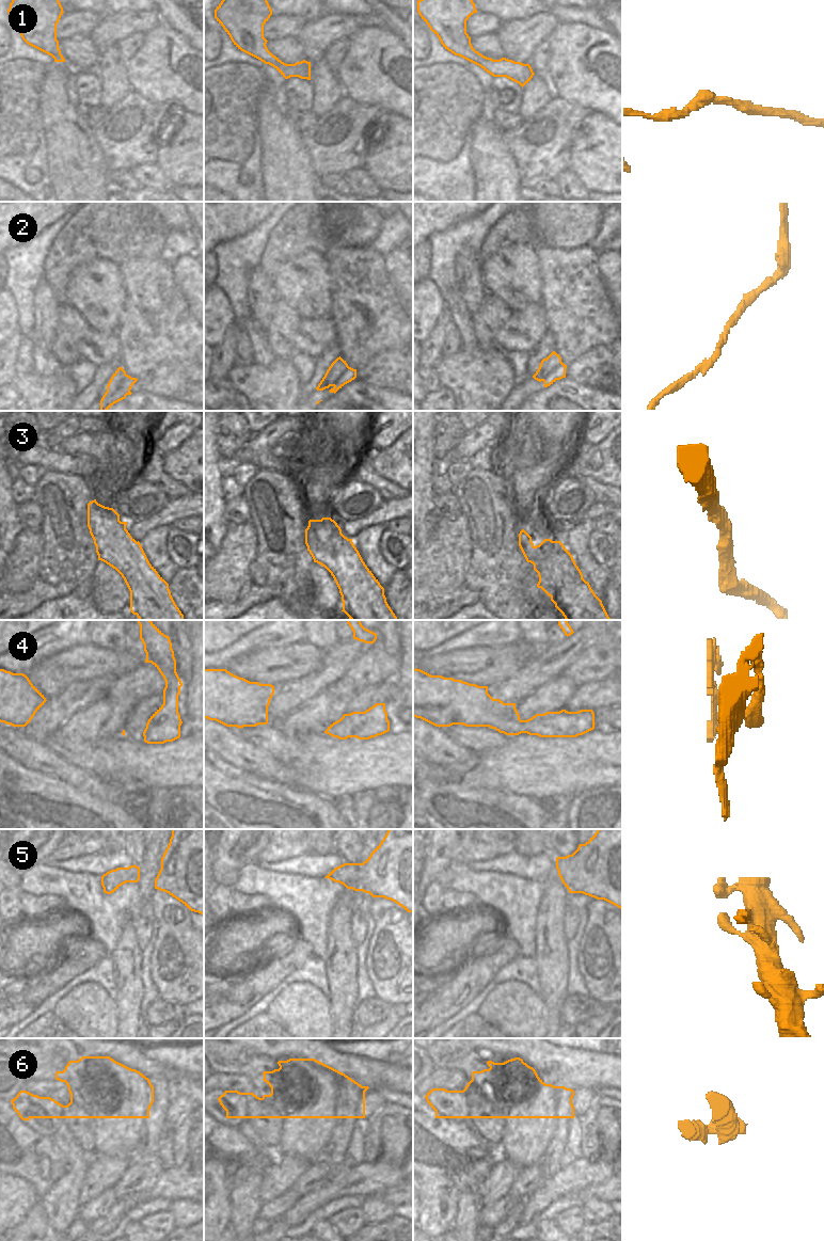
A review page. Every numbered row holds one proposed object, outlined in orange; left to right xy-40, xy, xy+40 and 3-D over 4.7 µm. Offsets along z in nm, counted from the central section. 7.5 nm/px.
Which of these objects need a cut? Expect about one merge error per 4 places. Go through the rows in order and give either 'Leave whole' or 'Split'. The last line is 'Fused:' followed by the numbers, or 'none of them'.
1: Leave whole
2: Leave whole
3: Leave whole
4: Split
5: Leave whole
6: Split
Fused: 4, 6

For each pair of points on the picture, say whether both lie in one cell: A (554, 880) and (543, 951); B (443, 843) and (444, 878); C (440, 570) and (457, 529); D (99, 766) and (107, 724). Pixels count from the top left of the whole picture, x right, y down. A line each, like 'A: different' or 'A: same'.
A: same
B: different
C: same
D: different

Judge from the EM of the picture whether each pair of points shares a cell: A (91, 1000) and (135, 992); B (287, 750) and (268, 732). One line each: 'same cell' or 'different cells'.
A: different cells
B: same cell

